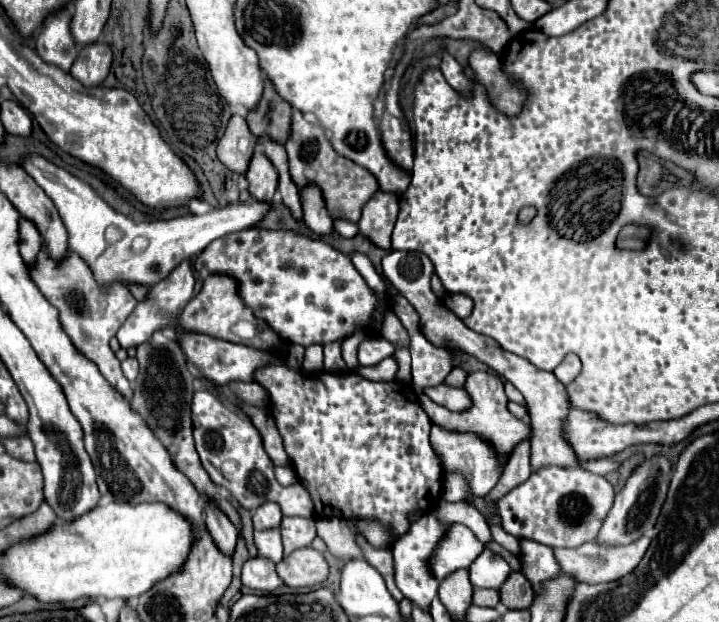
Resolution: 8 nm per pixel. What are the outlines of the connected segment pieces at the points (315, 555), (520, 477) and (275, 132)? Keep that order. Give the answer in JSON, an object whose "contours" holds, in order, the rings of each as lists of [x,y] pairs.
{"contours":[[[[302,548],[278,562],[278,576],[282,576],[284,584],[292,588],[314,586],[326,582],[328,564],[322,552],[314,548]]],[[[526,440],[512,452],[512,456],[510,456],[498,484],[494,486],[490,496],[486,496],[486,500],[490,500],[490,504],[496,506],[502,496],[506,496],[518,484],[526,482],[530,472],[532,472],[532,468],[530,468],[530,442]]],[[[264,74],[264,92],[260,102],[256,104],[254,110],[248,112],[246,120],[250,130],[256,136],[268,134],[272,136],[276,142],[284,144],[284,140],[290,136],[290,116],[292,116],[292,106],[286,104],[286,100],[274,92],[274,84],[268,80],[268,76]]]]}

